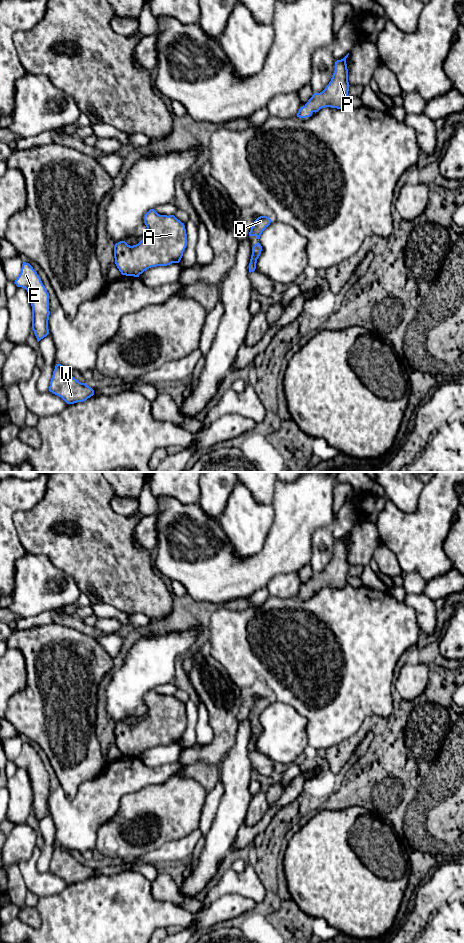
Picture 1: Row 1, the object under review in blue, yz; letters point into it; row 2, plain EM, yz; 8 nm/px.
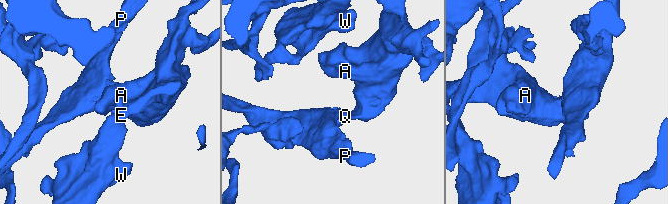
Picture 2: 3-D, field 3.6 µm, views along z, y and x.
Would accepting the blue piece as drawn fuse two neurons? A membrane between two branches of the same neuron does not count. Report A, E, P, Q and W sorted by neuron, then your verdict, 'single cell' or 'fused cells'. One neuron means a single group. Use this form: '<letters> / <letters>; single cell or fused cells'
A E P Q W; single cell

